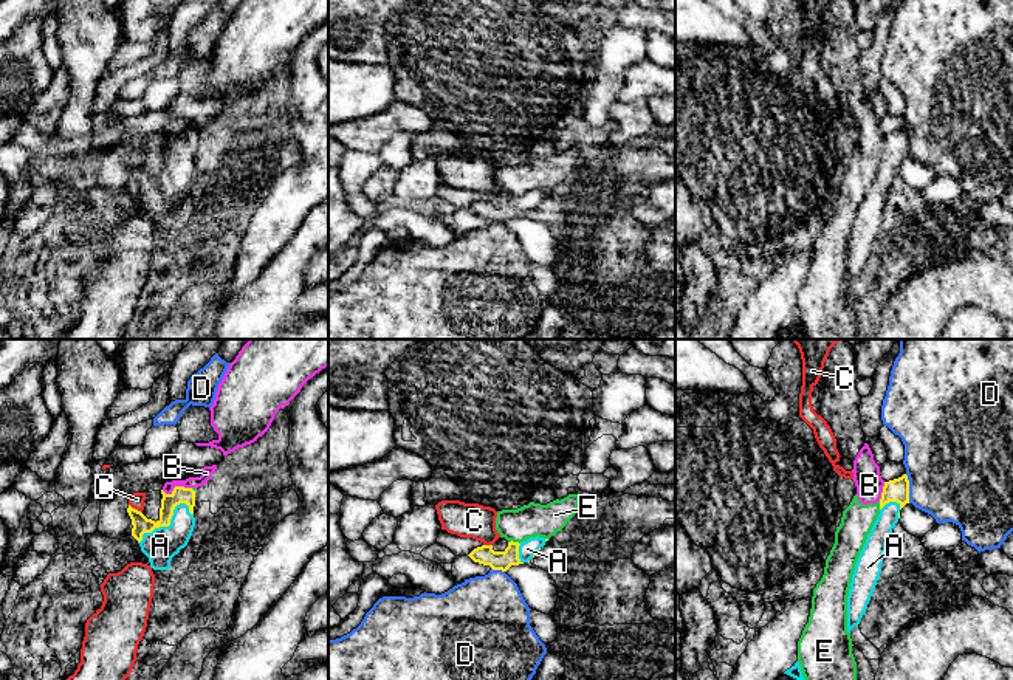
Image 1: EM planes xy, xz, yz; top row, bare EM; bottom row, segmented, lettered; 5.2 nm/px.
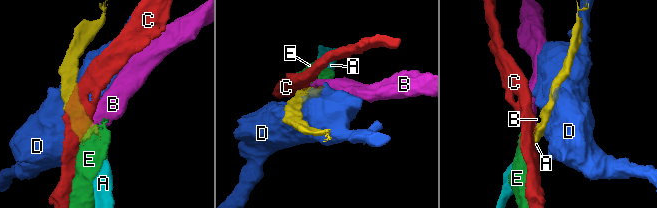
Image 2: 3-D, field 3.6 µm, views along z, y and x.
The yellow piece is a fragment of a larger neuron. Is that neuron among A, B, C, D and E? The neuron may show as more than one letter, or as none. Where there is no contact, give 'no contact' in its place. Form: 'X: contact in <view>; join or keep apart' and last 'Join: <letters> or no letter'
A: contact in xy; join
B: contact in xy; keep apart
C: contact in xy; keep apart
D: contact in yz; keep apart
E: contact in xz; keep apart
Join: A

